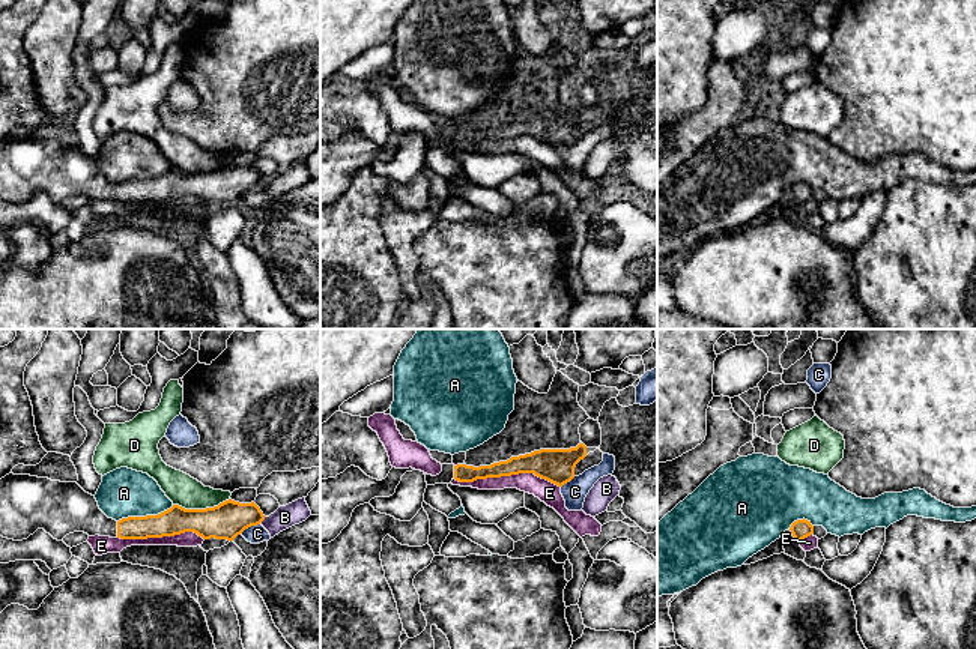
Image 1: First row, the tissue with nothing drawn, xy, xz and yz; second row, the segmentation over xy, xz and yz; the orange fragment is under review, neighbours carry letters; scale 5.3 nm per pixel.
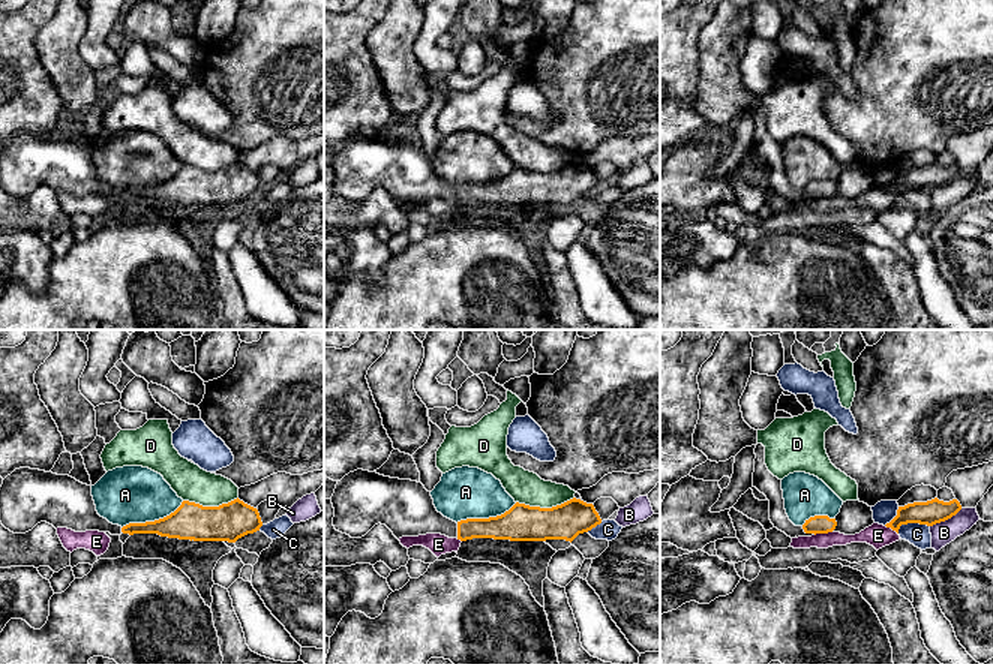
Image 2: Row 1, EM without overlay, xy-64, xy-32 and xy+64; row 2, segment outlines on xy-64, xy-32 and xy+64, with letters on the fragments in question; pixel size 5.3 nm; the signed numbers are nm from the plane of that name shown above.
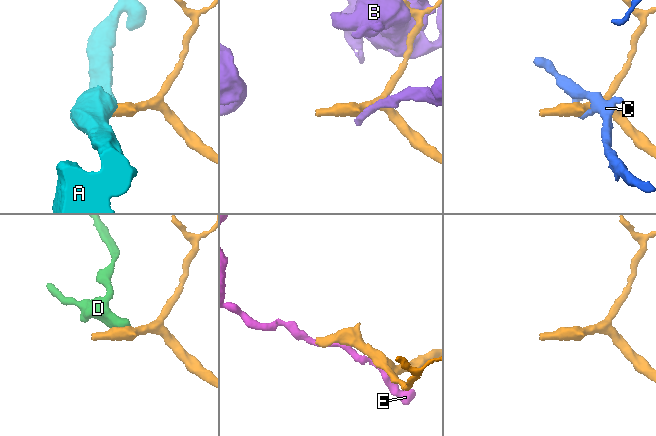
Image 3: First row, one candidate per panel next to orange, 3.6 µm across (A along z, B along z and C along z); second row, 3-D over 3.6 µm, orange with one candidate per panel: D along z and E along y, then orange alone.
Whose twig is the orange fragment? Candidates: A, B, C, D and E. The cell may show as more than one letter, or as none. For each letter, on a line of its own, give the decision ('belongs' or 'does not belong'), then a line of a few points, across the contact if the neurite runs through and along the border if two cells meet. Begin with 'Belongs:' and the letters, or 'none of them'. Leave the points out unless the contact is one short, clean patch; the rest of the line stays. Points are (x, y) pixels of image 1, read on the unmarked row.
Belongs: none of them
A: does not belong
B: does not belong
C: does not belong
D: does not belong | xy (229, 161), (205, 172), (173, 169)
E: does not belong | xz (453, 141), (475, 144), (534, 137), (560, 150)

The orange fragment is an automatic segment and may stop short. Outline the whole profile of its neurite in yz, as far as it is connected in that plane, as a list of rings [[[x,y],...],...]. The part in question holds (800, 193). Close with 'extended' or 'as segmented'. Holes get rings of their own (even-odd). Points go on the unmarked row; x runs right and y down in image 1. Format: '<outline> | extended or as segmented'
[[[797,183],[790,191],[796,204],[802,204],[814,197],[814,189],[808,183]]] | as segmented

